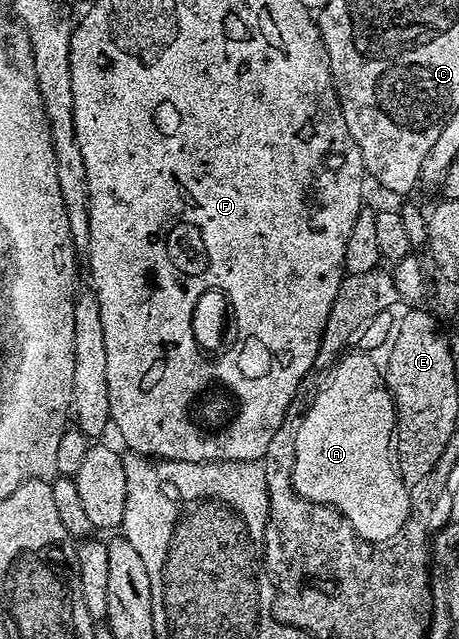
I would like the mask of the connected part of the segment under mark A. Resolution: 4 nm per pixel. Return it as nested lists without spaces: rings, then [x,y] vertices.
[[[355,353],[346,354],[338,360],[329,383],[318,396],[312,398],[310,408],[293,435],[298,484],[299,489],[310,497],[343,505],[349,515],[349,523],[357,527],[361,535],[389,539],[399,529],[411,502],[411,497],[403,497],[403,489],[399,489],[399,481],[395,481],[391,465],[387,465],[387,449],[393,444],[395,432],[395,402],[380,364],[378,367],[370,354]]]

